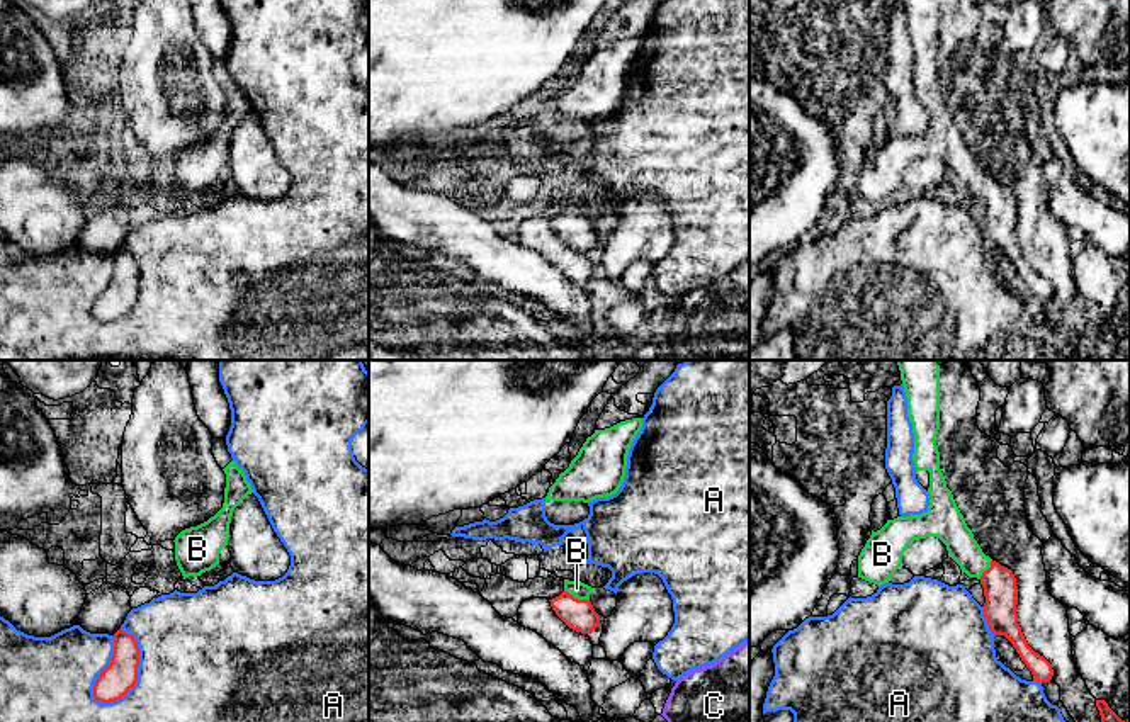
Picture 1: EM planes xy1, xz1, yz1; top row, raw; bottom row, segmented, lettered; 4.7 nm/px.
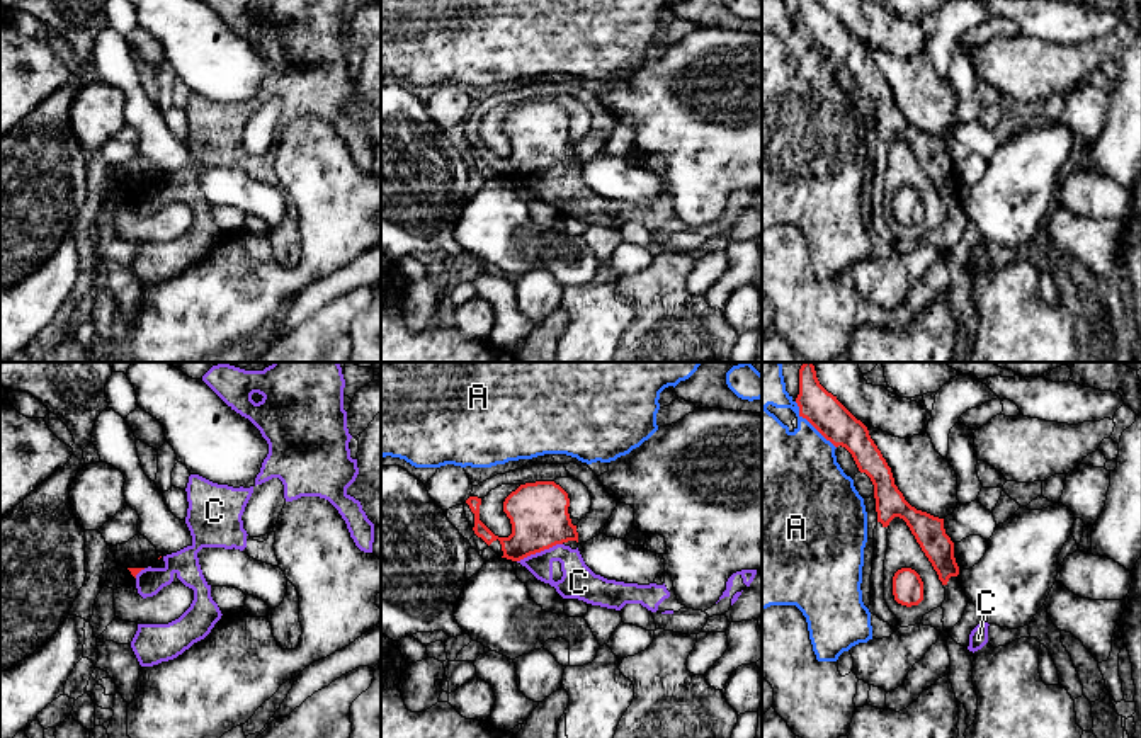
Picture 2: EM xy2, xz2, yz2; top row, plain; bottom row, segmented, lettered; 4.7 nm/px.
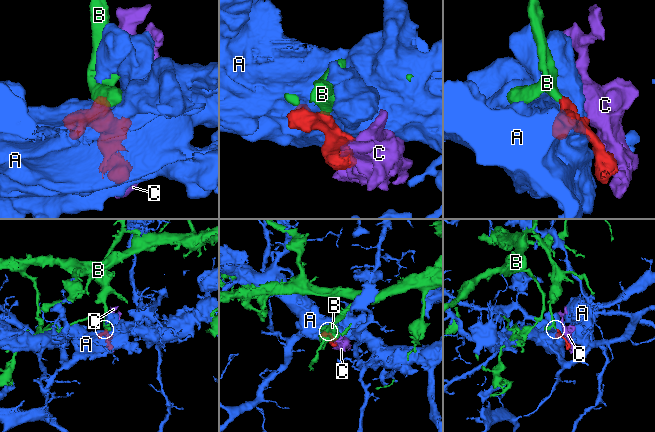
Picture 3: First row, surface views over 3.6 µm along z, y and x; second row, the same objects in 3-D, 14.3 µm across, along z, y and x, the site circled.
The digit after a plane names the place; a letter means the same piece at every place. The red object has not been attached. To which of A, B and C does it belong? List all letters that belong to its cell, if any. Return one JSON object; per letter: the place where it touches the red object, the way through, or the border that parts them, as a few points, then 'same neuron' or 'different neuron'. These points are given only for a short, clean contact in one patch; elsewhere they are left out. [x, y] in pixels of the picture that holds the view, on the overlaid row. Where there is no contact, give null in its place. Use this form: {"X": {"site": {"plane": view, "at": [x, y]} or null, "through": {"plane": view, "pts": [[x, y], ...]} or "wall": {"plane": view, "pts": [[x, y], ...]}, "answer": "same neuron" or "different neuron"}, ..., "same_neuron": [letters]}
{"A": {"site": {"plane": "xy1", "at": [136, 671]}, "answer": "different neuron"}, "B": {"site": {"plane": "xz1", "at": [576, 598]}, "through": {"plane": "xz1", "pts": [[580, 615], [576, 612], [576, 598], [576, 588]]}, "answer": "same neuron"}, "C": {"site": {"plane": "xz2", "at": [539, 551]}, "answer": "different neuron"}, "same_neuron": ["B"]}

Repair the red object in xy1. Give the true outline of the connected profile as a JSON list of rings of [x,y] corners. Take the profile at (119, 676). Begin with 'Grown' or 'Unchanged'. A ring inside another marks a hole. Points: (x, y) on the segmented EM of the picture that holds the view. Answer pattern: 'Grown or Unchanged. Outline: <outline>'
Unchanged. Outline: [[[119,629],[114,635],[110,664],[93,685],[93,698],[102,703],[121,700],[138,681],[139,647],[136,639]]]

